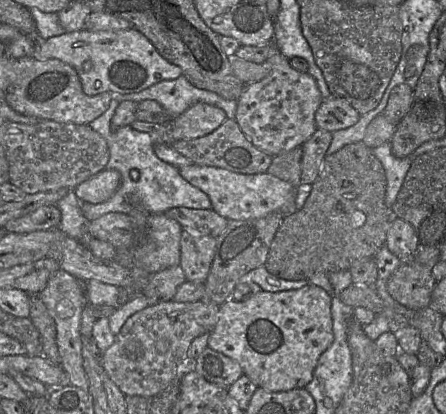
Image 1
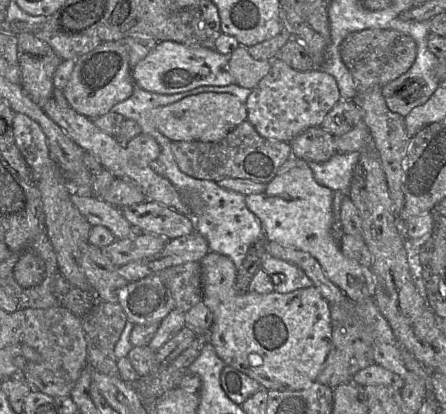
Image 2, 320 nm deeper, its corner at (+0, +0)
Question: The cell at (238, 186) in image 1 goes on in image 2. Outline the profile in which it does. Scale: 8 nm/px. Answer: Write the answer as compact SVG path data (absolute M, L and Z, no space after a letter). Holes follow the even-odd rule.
M300 162L288 172L275 176L263 192L245 197L247 208L260 220L266 241L307 252L320 264L327 278L350 300L373 299L376 281L370 267L346 257L332 235L333 191L316 182L307 163Z

